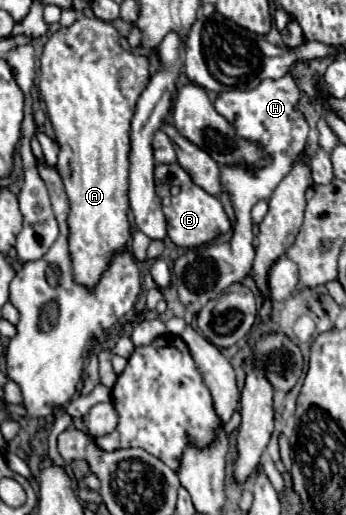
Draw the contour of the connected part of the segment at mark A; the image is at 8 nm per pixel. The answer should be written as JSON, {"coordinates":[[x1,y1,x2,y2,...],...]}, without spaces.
{"coordinates":[[80,16,72,26,60,28,44,46,40,58,40,94,46,102,50,122,60,144,58,172,70,198,70,254,76,282,92,288,108,268,114,252,122,250,130,238,128,212,128,154,130,154,130,120,136,100,150,78,150,60,134,56,120,46,118,30,100,18]]}

